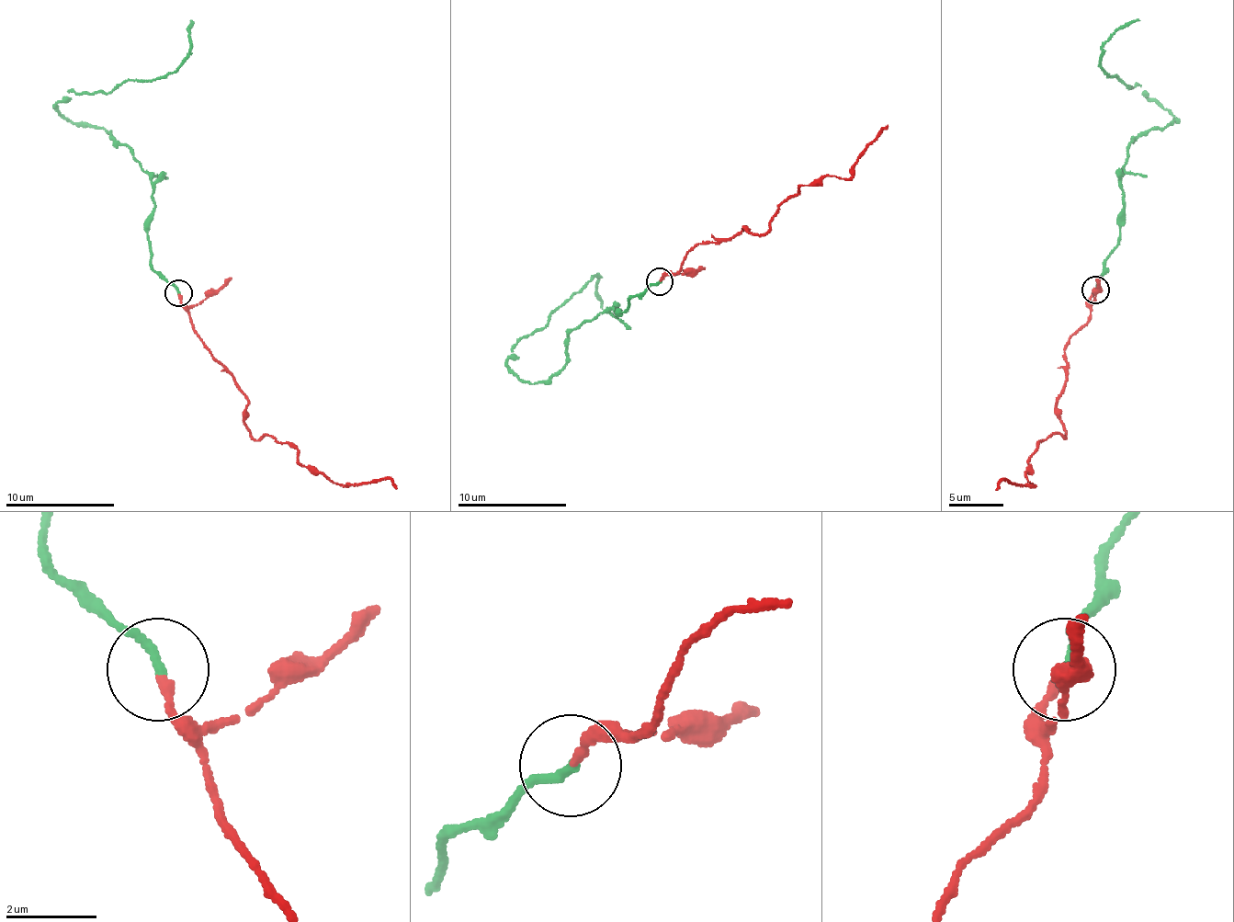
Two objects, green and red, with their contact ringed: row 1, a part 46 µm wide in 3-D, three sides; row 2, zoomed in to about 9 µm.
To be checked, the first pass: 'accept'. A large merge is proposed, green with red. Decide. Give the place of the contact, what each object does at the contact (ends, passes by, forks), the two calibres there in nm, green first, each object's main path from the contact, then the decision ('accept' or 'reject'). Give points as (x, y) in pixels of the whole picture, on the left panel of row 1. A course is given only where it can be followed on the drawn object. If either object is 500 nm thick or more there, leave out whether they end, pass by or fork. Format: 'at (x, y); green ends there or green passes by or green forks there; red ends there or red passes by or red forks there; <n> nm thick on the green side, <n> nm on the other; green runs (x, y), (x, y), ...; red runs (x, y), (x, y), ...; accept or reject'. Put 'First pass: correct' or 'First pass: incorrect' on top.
First pass: correct
at (178, 292); green ends there; red ends there; 200 nm thick on the green side, 190 nm on the other; green runs (177, 292), (152, 267), (152, 176), (106, 130), (56, 107), (72, 91), (165, 78), (189, 48), (191, 22); red runs (177, 295), (247, 403), (255, 438), (287, 442), (300, 461), (344, 486), (381, 479), (396, 487); accept

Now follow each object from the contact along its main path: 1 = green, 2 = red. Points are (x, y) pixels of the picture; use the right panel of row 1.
1: (1095, 289), (1120, 233), (1127, 147), (1171, 124), (1137, 85), (1127, 88), (1101, 67), (1103, 45), (1140, 21)
2: (1095, 291), (1064, 353), (1066, 437), (1050, 435), (1028, 460), (1034, 486), (996, 489)

